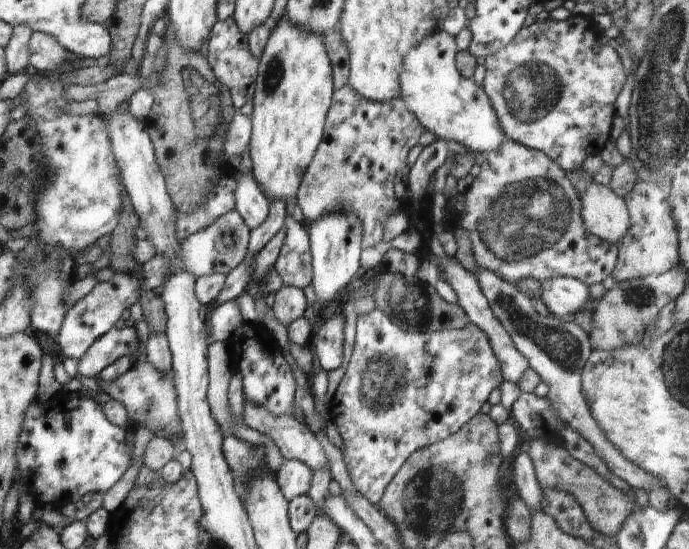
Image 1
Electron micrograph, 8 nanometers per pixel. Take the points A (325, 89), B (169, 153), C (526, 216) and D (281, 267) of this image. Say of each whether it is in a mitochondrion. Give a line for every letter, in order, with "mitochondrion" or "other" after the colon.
A: other
B: other
C: mitochondrion
D: other

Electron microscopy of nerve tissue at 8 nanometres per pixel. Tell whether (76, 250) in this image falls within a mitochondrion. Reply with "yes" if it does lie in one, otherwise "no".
no

